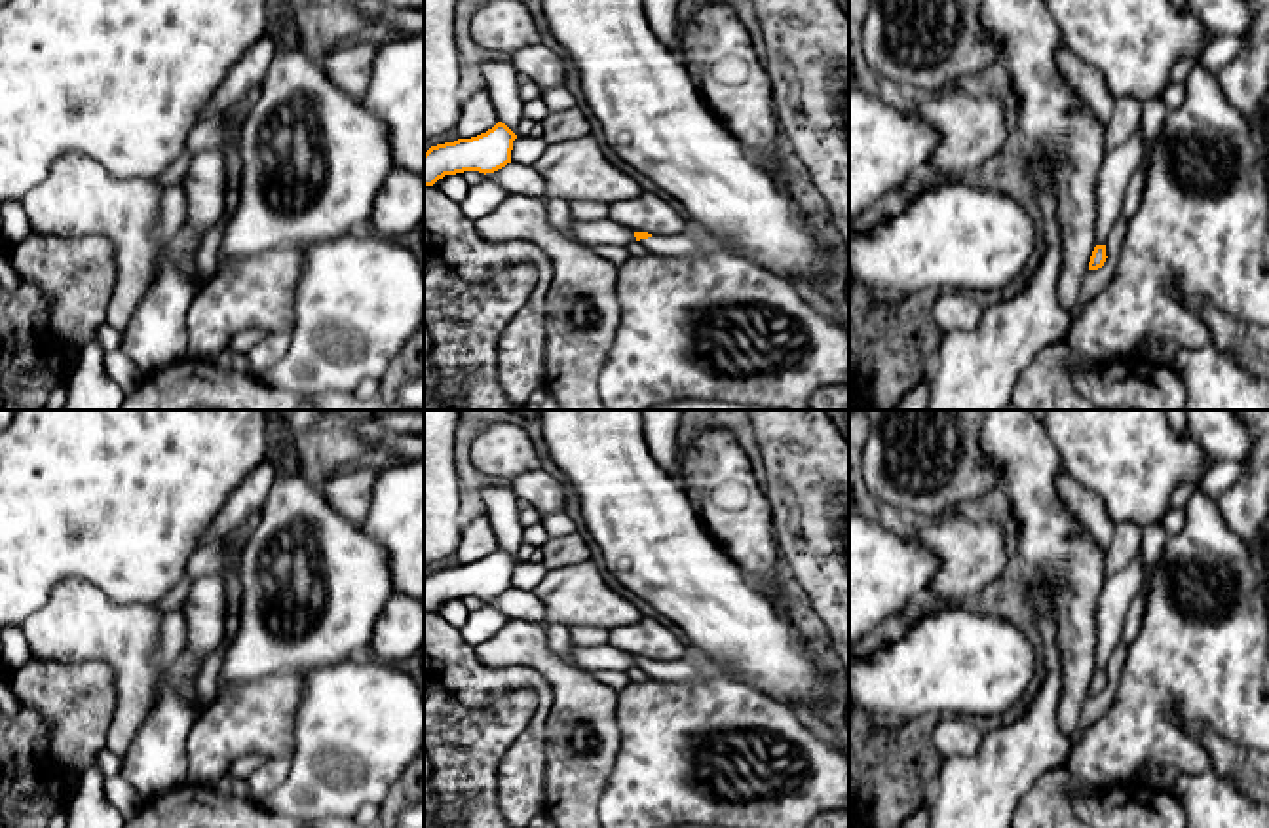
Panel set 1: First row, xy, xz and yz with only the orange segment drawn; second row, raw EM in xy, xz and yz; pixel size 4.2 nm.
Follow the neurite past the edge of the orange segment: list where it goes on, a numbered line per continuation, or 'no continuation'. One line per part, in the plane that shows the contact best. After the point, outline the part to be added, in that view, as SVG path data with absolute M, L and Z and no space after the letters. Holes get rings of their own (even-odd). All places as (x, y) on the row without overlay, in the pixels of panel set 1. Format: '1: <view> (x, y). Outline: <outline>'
1: xz (694, 665). Outline: M690 648L686 653L672 661L652 661L638 667L648 678L663 680L669 684L691 684L709 676L724 674L735 676L729 668L710 659L703 651Z

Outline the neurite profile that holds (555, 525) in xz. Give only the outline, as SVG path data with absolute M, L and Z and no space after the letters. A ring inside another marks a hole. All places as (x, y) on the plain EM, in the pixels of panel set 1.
M564 511L543 517L541 522L549 537L559 537L576 532L574 520Z

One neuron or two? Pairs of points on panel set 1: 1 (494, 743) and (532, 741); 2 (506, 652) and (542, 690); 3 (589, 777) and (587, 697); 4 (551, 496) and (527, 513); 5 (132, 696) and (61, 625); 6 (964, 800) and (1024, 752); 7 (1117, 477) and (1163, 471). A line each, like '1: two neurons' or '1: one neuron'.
1: two neurons
2: two neurons
3: one neuron
4: two neurons
5: one neuron
6: one neuron
7: one neuron

